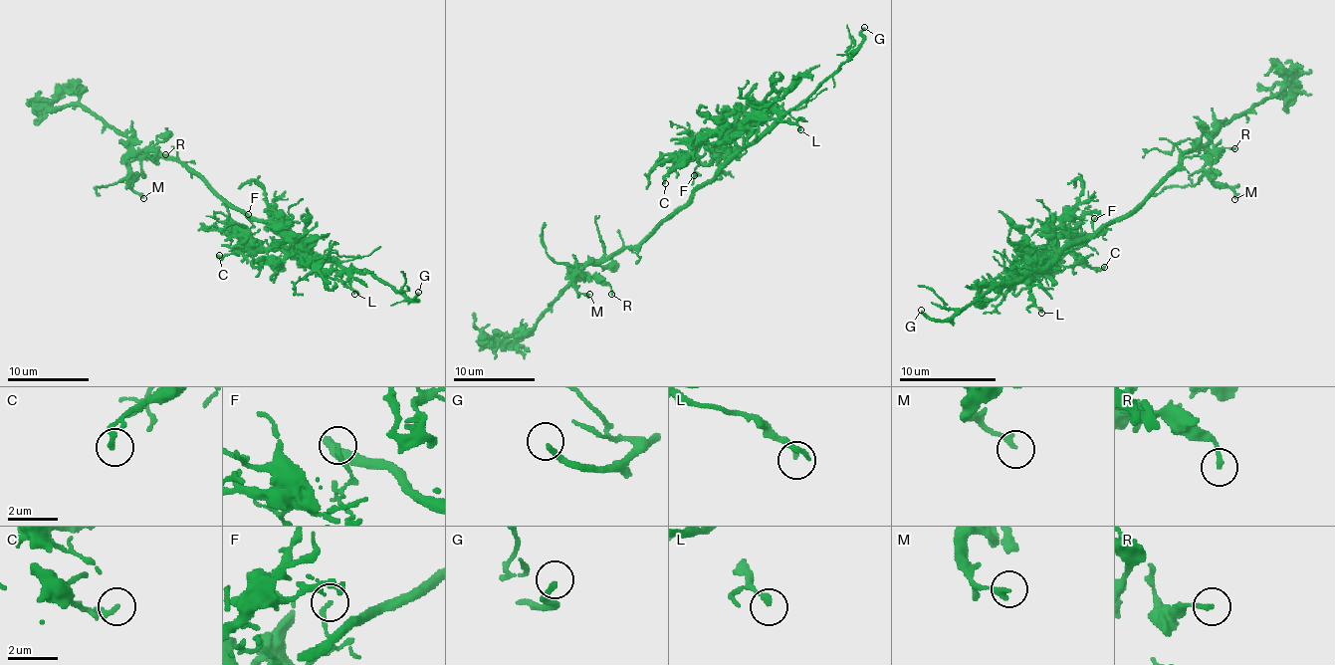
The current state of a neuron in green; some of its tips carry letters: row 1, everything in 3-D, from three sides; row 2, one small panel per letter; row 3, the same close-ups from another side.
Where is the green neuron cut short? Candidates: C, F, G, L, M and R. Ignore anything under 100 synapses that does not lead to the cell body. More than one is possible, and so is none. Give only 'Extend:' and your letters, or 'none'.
Extend: G

